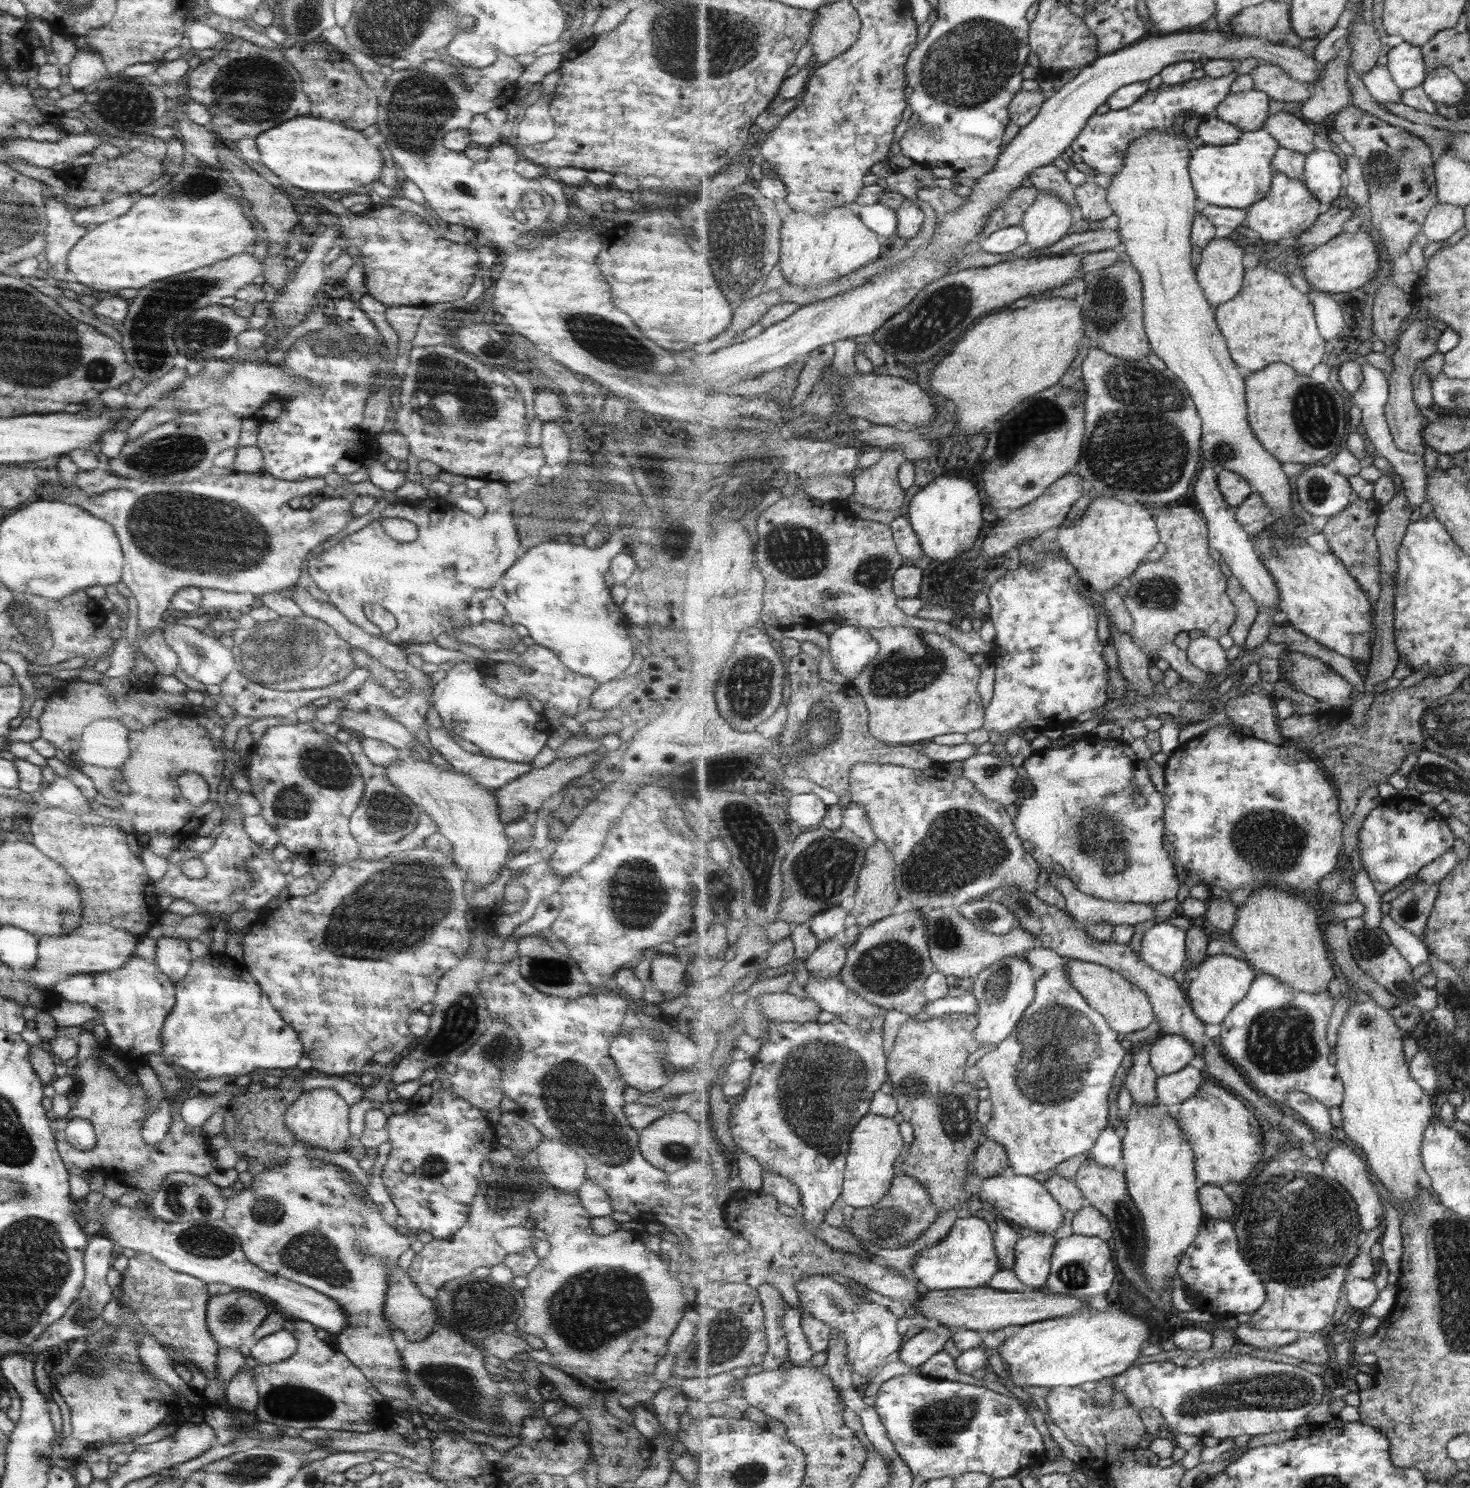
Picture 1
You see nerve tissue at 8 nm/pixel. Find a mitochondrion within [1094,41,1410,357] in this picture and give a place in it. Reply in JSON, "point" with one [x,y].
{"point":[1380,161]}

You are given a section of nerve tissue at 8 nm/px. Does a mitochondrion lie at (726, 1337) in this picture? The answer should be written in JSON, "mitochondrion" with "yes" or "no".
{"mitochondrion":"yes"}

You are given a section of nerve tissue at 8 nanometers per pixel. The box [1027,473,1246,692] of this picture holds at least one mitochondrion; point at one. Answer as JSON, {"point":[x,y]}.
{"point":[1152,593]}

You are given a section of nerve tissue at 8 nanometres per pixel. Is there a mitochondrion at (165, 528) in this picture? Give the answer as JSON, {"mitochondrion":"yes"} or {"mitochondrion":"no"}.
{"mitochondrion":"yes"}

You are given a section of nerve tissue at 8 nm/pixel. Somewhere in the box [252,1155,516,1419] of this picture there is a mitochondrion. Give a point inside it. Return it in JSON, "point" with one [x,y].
{"point":[311,1254]}

